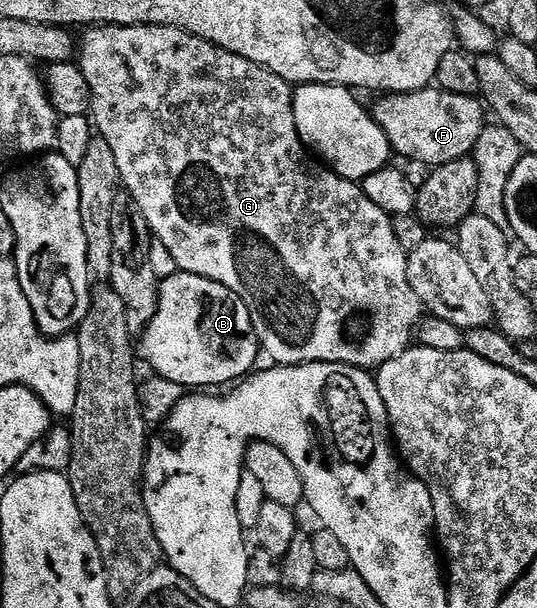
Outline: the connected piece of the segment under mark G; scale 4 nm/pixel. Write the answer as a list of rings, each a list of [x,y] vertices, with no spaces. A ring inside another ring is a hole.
[[[94,26],[86,29],[82,34],[85,35],[80,35],[79,38],[79,67],[83,76],[86,77],[87,84],[90,85],[90,96],[92,98],[91,121],[96,133],[103,140],[107,140],[107,145],[115,155],[115,164],[119,168],[119,176],[121,177],[120,185],[133,197],[135,204],[139,204],[139,208],[149,225],[149,233],[153,235],[156,241],[166,246],[167,252],[171,252],[171,256],[175,256],[178,271],[215,280],[231,292],[235,292],[235,296],[239,296],[239,300],[243,300],[243,304],[247,304],[247,312],[251,312],[251,324],[257,333],[260,349],[264,353],[266,350],[273,357],[272,361],[276,365],[302,366],[308,362],[338,362],[344,366],[360,366],[363,370],[372,371],[376,367],[387,364],[387,360],[395,360],[395,356],[399,356],[404,350],[408,350],[414,345],[415,331],[421,325],[423,317],[423,307],[419,296],[415,296],[413,281],[409,278],[409,256],[403,248],[403,244],[399,244],[399,236],[395,236],[393,218],[387,212],[383,212],[383,208],[378,208],[371,200],[367,200],[367,196],[362,192],[358,183],[339,177],[334,170],[330,170],[328,166],[322,164],[316,157],[311,156],[309,151],[305,149],[299,132],[295,128],[294,87],[290,83],[283,81],[279,76],[275,76],[275,72],[271,72],[259,64],[251,64],[251,60],[243,60],[243,56],[235,56],[235,52],[227,52],[199,36],[188,34],[187,31],[179,29],[178,26]]]

